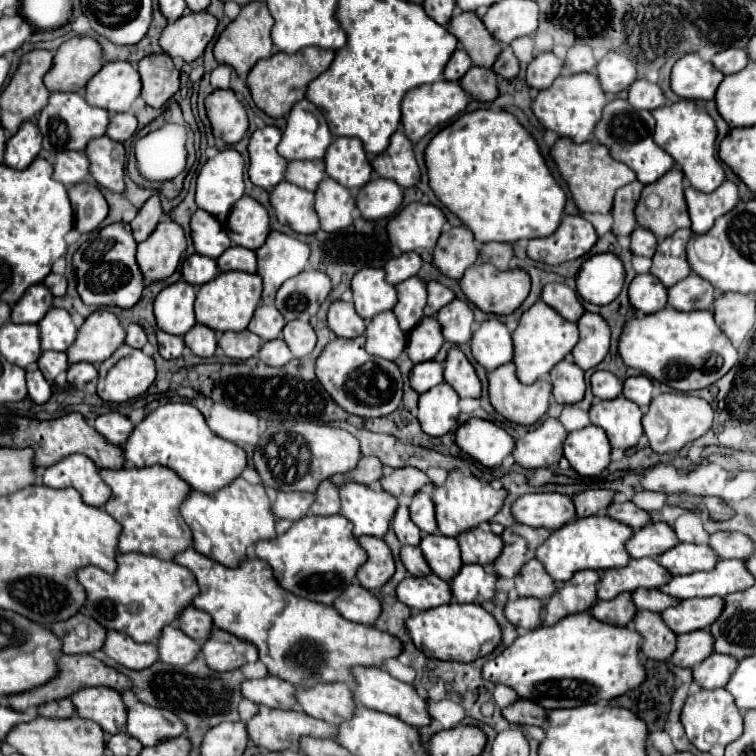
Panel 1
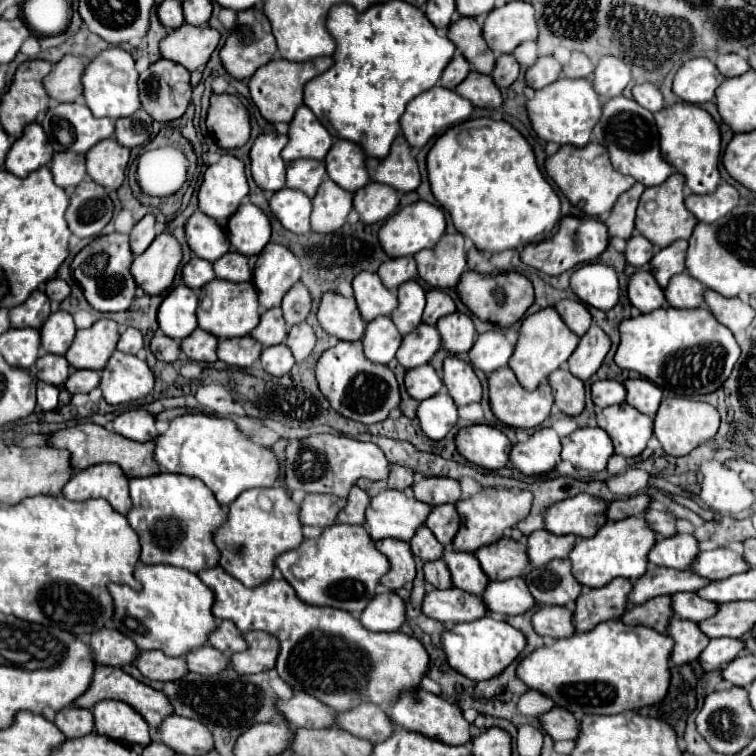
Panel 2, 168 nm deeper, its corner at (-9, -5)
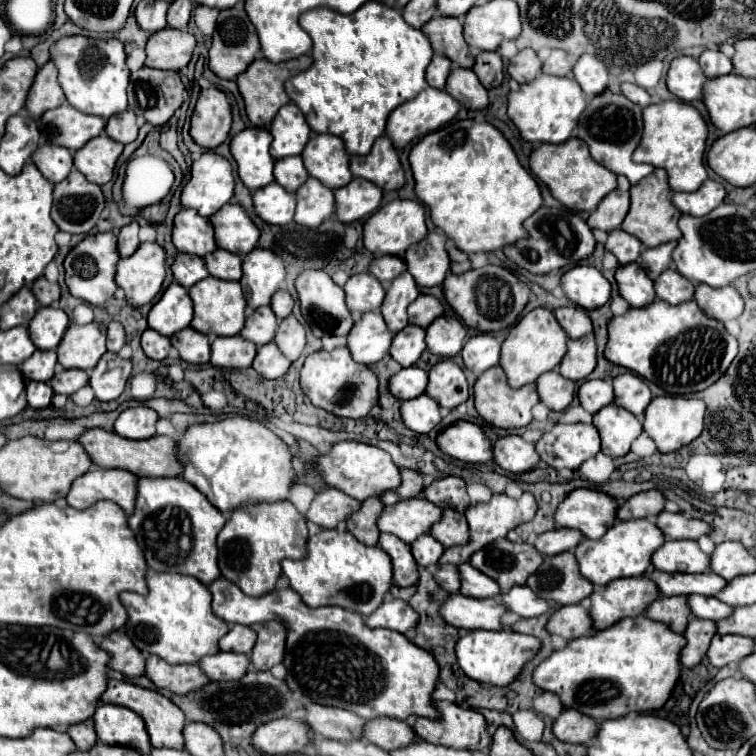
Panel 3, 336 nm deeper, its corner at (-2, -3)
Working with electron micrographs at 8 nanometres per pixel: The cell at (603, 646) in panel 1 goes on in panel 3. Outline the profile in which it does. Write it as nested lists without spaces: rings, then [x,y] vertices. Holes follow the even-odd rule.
[[[645,615],[633,617],[633,619],[621,619],[609,629],[597,631],[591,637],[579,637],[573,639],[563,651],[555,651],[549,659],[545,659],[533,673],[533,681],[543,691],[553,691],[561,697],[561,701],[577,709],[589,717],[595,717],[597,723],[623,717],[629,713],[645,713],[655,711],[665,705],[665,701],[671,697],[671,691],[675,689],[679,675],[681,675],[681,663],[679,653],[687,645],[687,639],[675,631],[671,631],[669,625],[653,621]]]

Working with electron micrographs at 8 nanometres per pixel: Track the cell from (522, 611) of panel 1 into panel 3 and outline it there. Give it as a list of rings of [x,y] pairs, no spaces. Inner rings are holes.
[[[565,605],[557,609],[547,623],[547,631],[553,635],[561,635],[565,639],[575,639],[575,637],[597,633],[591,623],[589,611],[583,609],[581,605]]]

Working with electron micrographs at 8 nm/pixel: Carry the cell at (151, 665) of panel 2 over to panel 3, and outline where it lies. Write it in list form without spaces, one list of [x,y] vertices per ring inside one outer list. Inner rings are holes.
[[[155,655],[147,657],[147,677],[159,689],[169,689],[177,695],[187,695],[209,683],[199,665],[169,665]]]

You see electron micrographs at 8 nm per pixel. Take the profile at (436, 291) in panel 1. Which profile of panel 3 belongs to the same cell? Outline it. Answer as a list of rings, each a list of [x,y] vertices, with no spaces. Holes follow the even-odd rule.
[[[419,295],[411,305],[409,305],[409,323],[427,327],[433,319],[443,315],[443,305],[431,297],[431,295]]]

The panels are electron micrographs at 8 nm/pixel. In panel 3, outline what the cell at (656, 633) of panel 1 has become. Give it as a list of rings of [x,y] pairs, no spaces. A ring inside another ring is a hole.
[[[693,617],[687,631],[685,631],[687,647],[681,651],[681,663],[685,667],[699,665],[701,659],[705,657],[705,653],[709,649],[709,643],[711,643],[715,633],[717,633],[717,623],[715,621]]]

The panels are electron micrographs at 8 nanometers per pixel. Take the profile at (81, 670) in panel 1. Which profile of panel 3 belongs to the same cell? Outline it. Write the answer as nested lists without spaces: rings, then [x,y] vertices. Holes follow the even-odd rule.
[[[109,679],[109,687],[107,691],[103,693],[101,697],[103,703],[113,703],[113,705],[123,705],[131,711],[135,711],[137,715],[143,717],[145,725],[147,725],[147,731],[149,731],[149,737],[151,737],[151,745],[155,749],[163,749],[163,747],[169,747],[169,749],[179,749],[183,751],[185,749],[185,741],[183,741],[183,727],[185,727],[185,715],[183,711],[171,703],[171,699],[167,699],[165,695],[157,693],[157,691],[151,691],[151,689],[143,689],[143,687],[137,687],[137,685],[131,685],[127,681],[115,681],[115,679]]]

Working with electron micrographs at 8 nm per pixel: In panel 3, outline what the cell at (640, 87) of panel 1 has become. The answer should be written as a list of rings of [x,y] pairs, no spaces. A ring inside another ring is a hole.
[[[623,83],[623,85],[621,85],[621,93],[623,93],[631,103],[635,103],[635,105],[639,105],[639,107],[647,107],[647,105],[651,103],[649,93],[647,93],[645,89],[637,87],[635,83]]]

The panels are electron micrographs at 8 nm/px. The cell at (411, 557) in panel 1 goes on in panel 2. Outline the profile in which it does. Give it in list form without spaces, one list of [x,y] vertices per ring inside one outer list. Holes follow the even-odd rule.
[[[436,559],[436,561],[426,561],[424,563],[424,577],[430,585],[438,587],[438,589],[448,589],[452,587],[452,581],[450,581],[450,571],[446,569],[446,563],[442,559]]]

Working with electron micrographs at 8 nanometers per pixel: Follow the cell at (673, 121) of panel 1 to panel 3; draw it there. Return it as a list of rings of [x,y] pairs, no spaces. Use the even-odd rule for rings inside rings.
[[[661,101],[643,109],[643,135],[633,153],[637,163],[647,163],[667,171],[667,181],[671,191],[697,191],[707,179],[703,165],[707,139],[707,125],[699,111],[683,101]]]

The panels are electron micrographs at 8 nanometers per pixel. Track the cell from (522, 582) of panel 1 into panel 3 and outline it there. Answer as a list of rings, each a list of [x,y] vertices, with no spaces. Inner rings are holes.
[[[573,551],[545,557],[539,571],[529,577],[527,587],[543,599],[555,601],[555,607],[579,603],[593,593],[593,583],[581,575]]]

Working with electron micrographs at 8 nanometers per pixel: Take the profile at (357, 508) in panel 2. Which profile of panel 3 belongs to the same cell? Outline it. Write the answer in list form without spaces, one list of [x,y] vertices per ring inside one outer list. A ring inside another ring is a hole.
[[[367,499],[363,501],[363,507],[347,519],[347,529],[355,539],[359,539],[365,545],[377,545],[379,541],[379,529],[377,529],[377,517],[385,509],[381,499]]]

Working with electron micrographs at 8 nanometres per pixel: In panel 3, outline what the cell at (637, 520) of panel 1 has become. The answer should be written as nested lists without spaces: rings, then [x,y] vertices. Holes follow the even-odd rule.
[[[663,511],[657,517],[657,527],[665,533],[667,539],[693,539],[693,541],[713,531],[713,527],[701,519],[693,519],[693,517],[685,517],[683,513],[669,513],[669,511]]]

